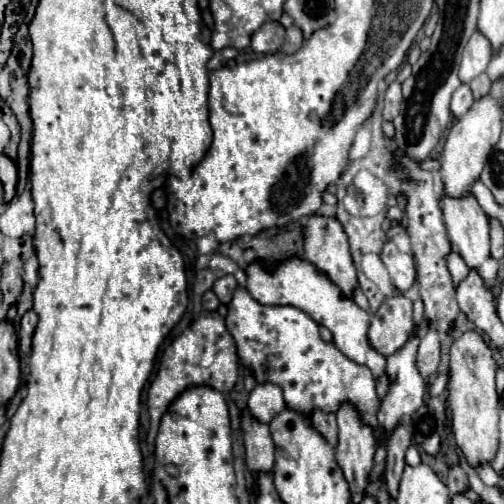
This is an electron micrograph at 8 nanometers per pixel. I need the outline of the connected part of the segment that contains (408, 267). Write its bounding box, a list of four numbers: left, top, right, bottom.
[380,241,416,291]

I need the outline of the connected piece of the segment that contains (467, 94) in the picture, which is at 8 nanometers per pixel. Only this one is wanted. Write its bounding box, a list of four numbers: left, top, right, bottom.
[450,83,474,117]

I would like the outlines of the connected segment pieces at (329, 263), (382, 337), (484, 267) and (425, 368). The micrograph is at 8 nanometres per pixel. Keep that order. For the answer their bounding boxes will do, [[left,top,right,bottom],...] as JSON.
[[304,215,358,297],[368,295,412,357],[440,195,498,287],[418,327,440,377]]

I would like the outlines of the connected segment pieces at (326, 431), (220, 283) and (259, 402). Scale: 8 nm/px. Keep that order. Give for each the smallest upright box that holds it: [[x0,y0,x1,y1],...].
[[310,409,338,445],[212,275,238,303],[248,383,286,421]]

